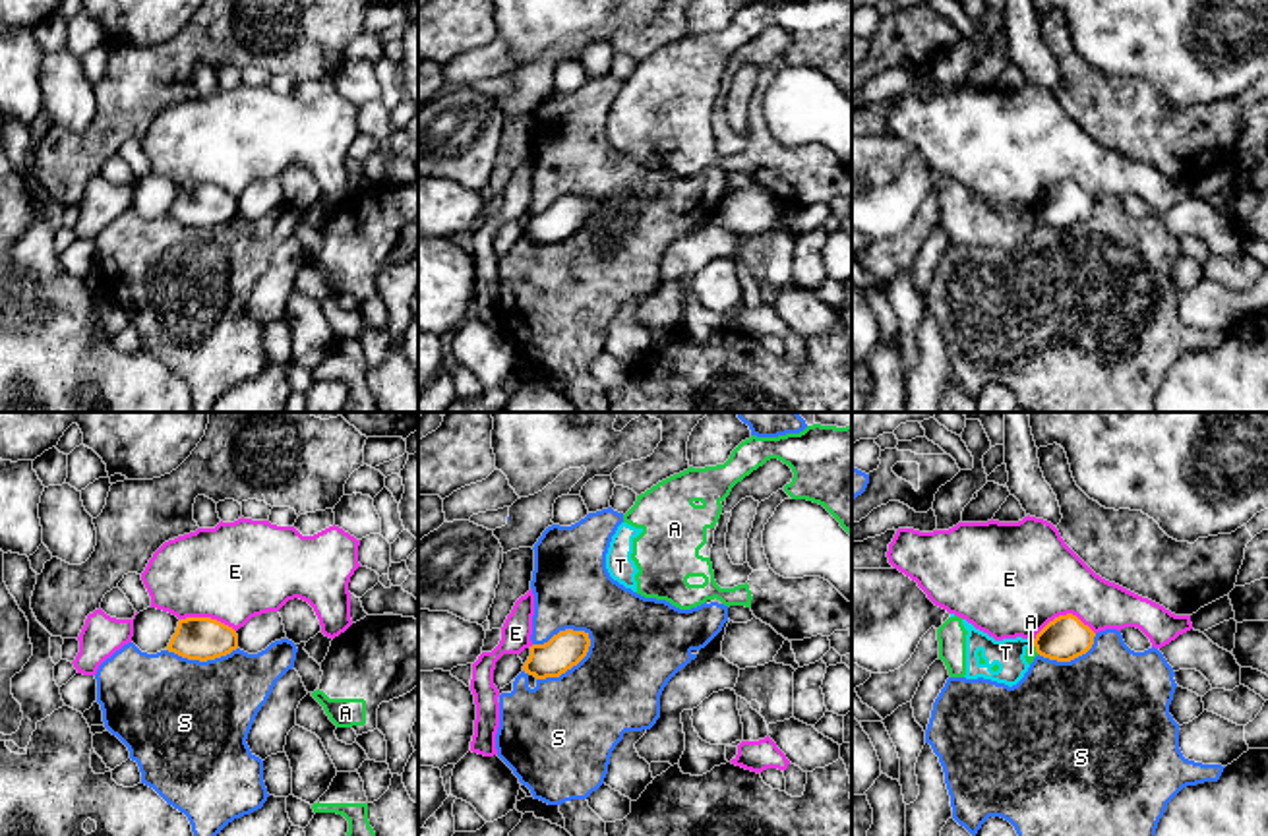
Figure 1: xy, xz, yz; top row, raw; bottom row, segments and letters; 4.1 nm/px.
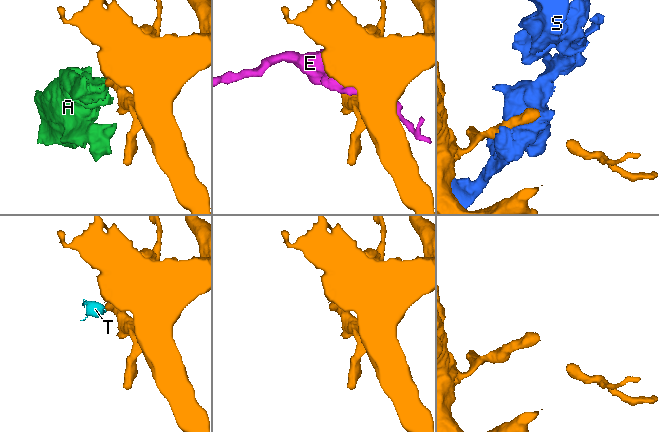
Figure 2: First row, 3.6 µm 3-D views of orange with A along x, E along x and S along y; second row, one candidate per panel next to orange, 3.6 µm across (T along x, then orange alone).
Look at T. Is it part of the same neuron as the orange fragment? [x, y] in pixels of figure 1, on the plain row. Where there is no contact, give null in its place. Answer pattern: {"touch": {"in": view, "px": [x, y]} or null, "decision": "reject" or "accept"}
{"touch": {"in": "yz", "px": [1034, 209]}, "decision": "reject"}

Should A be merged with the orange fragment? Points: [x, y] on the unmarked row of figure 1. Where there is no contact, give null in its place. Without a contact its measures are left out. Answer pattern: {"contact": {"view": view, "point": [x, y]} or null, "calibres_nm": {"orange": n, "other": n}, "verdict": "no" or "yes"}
{"contact": {"view": "yz", "point": [1036, 215]}, "calibres_nm": {"orange": 190, "other": 50}, "verdict": "no"}

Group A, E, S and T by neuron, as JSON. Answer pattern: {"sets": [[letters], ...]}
{"sets": [["A", "T"], ["E"], ["S"]]}

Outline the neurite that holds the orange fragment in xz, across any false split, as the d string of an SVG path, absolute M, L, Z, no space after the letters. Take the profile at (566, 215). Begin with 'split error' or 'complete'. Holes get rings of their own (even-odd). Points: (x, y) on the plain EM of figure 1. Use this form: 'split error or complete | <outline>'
complete | M559 197L548 209L530 213L530 223L523 236L536 246L559 244L587 223L589 213L589 199Z

